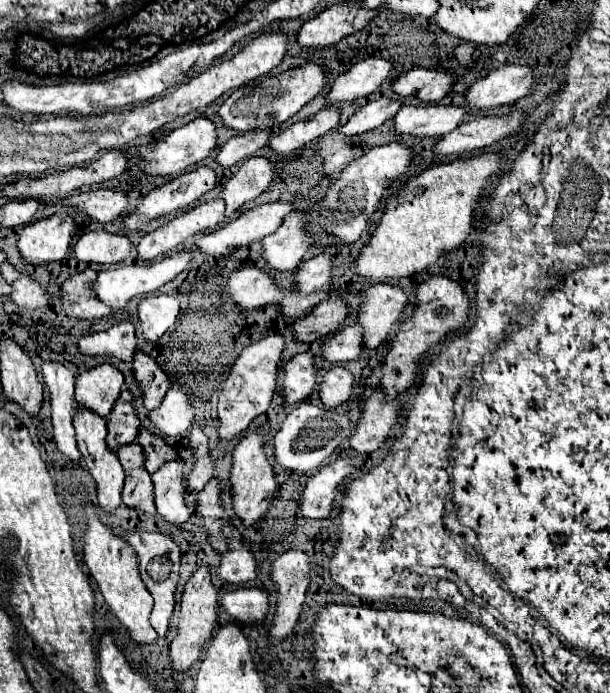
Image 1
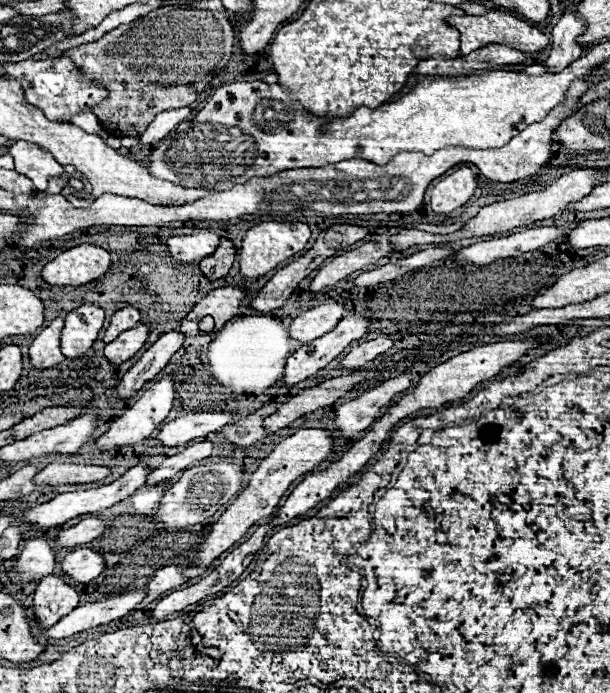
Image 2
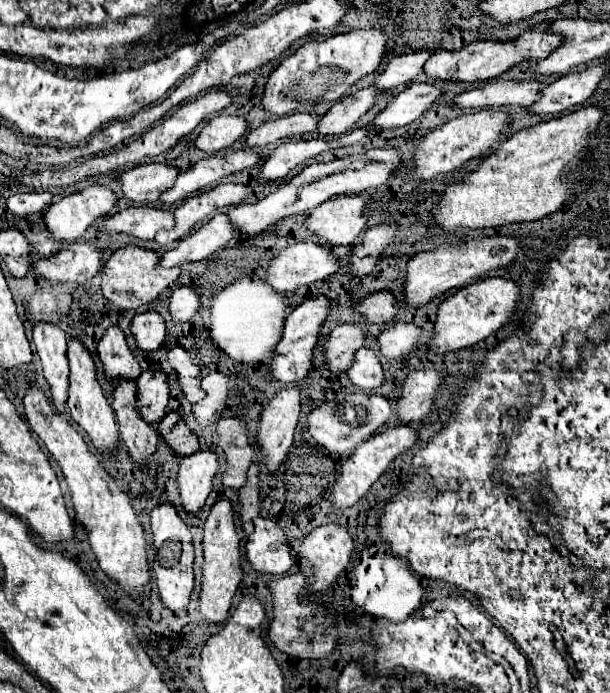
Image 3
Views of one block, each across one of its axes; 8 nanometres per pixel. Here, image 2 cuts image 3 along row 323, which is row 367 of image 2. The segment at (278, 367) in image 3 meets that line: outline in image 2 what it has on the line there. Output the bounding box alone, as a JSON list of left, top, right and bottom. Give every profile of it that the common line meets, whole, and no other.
[284,314,372,386]

